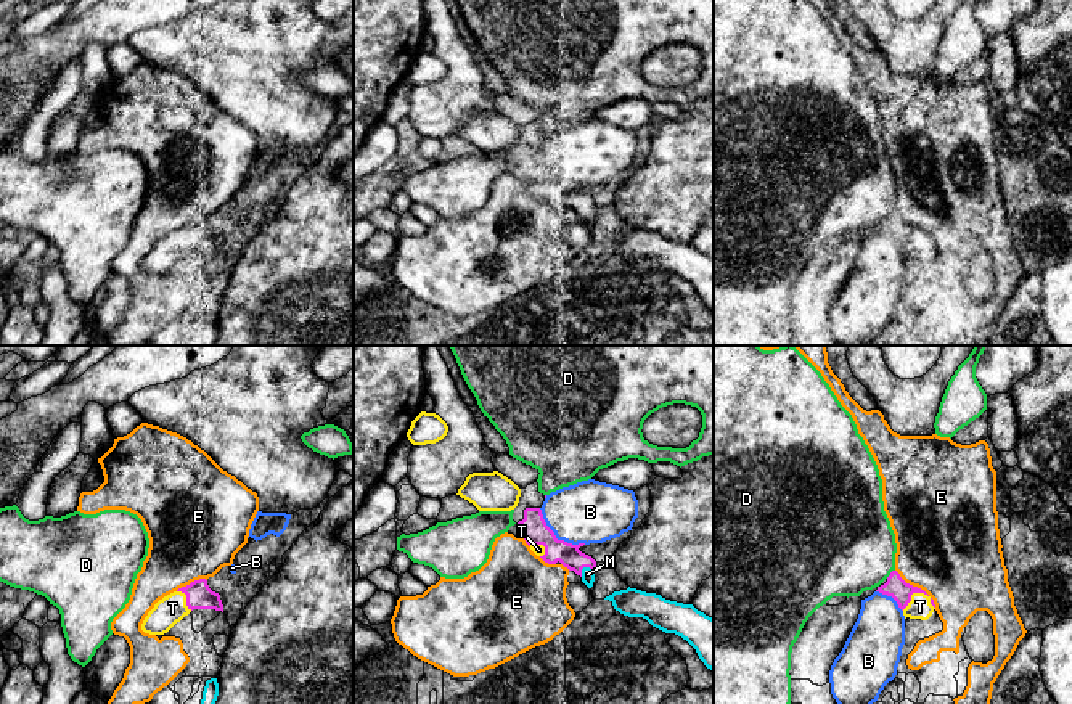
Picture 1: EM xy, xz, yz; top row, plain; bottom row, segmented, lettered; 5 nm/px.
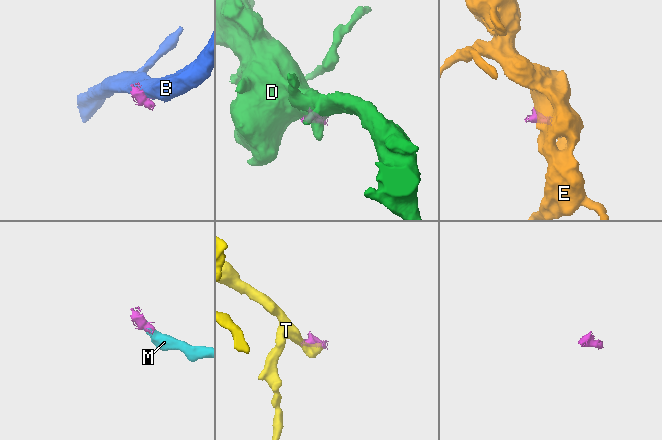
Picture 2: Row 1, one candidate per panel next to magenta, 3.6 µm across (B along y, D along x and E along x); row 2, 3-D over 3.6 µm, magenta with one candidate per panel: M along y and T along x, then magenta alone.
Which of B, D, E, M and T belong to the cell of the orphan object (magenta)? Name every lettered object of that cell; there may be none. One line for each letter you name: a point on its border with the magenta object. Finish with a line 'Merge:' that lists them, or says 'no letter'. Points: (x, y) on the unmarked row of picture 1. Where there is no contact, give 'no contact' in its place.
M: xz (587, 206)
T: yz (916, 232)
Merge: M, T

